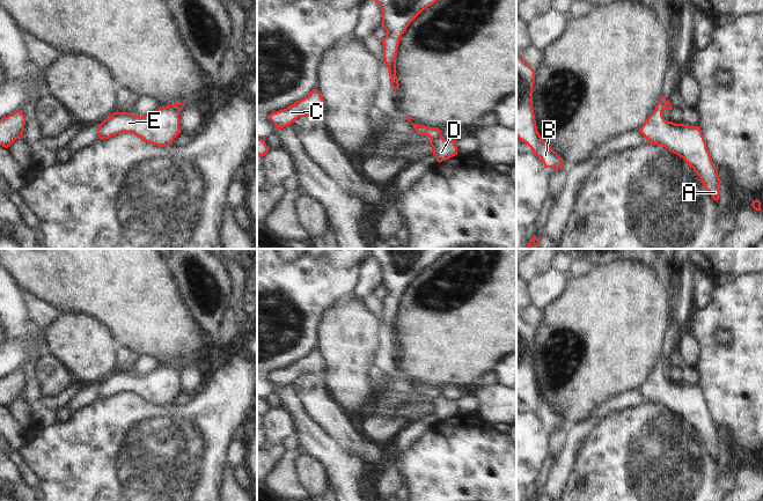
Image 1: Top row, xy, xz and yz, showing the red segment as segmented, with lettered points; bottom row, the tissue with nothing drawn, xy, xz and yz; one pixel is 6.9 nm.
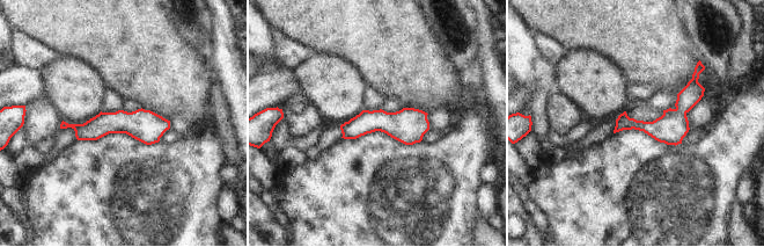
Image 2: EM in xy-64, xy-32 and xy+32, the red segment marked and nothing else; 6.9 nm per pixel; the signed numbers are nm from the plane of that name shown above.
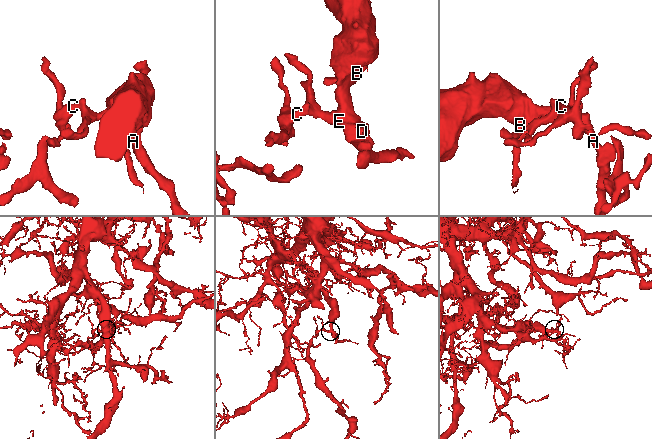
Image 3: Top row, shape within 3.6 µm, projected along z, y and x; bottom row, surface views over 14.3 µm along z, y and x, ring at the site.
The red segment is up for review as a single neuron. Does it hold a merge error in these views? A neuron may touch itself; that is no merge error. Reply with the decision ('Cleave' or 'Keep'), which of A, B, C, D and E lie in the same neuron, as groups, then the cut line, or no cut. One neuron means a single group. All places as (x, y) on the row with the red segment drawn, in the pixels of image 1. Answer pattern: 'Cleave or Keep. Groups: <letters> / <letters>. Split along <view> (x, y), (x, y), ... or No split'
Keep. Groups: A B C D E. No split.

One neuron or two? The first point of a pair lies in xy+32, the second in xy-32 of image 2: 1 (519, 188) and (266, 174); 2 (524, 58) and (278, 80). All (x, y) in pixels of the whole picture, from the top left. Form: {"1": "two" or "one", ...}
{"1": "two", "2": "two"}

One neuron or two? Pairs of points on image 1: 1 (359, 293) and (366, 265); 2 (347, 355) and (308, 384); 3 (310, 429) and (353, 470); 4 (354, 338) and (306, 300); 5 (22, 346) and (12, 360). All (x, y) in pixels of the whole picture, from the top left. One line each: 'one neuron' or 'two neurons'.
1: one neuron
2: two neurons
3: one neuron
4: two neurons
5: one neuron

